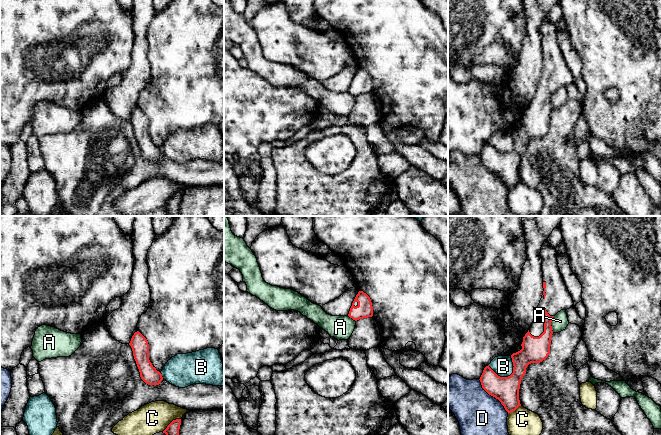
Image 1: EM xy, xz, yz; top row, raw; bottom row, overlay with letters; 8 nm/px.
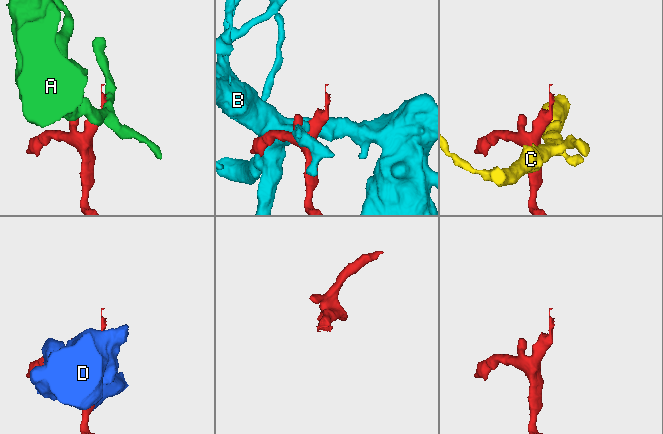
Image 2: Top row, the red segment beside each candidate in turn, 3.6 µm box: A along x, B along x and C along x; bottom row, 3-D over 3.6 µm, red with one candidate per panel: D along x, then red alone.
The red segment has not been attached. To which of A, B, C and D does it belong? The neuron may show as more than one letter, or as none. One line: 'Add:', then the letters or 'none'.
Add: none

